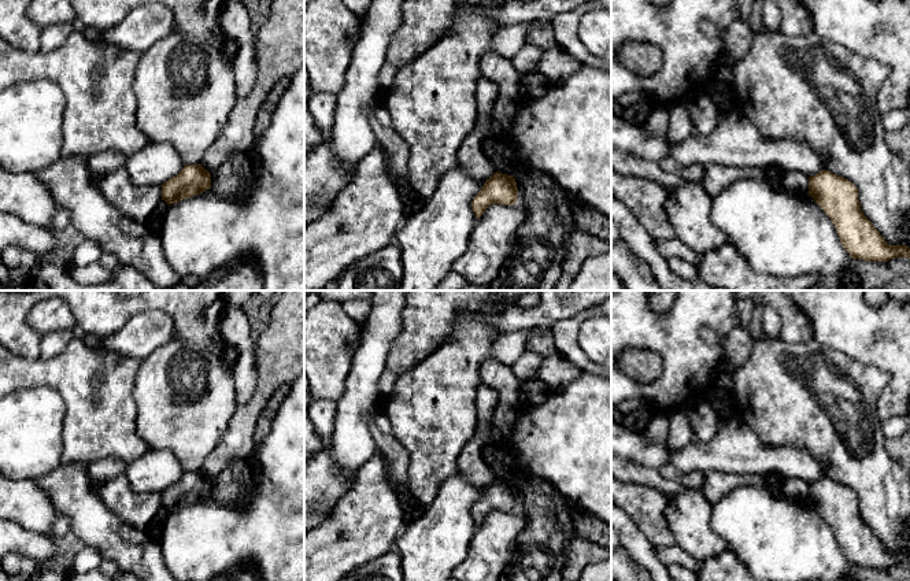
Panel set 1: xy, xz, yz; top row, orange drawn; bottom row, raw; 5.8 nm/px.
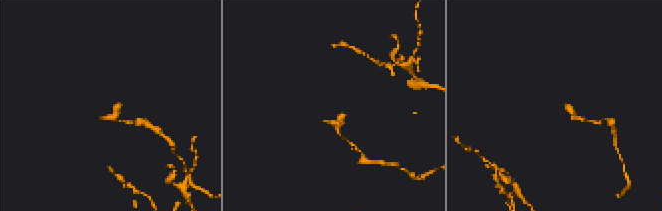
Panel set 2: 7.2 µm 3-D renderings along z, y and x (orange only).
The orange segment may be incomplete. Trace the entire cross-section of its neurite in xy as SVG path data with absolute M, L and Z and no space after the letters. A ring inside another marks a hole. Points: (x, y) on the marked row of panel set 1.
M185 164L162 186L162 200L169 206L211 189L211 175L201 164Z

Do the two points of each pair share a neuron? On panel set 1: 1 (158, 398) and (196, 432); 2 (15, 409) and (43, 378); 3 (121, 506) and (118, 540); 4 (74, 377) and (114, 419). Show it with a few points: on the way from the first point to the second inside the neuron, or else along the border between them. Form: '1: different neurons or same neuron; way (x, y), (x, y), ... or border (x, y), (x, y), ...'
1: same neuron; way (167, 407), (187, 422)
2: different neurons; border (14, 391), (51, 387), (63, 402)
3: different neurons; border (99, 492), (99, 498), (115, 514), (144, 530)
4: same neuron; way (88, 391), (88, 402), (100, 415)

